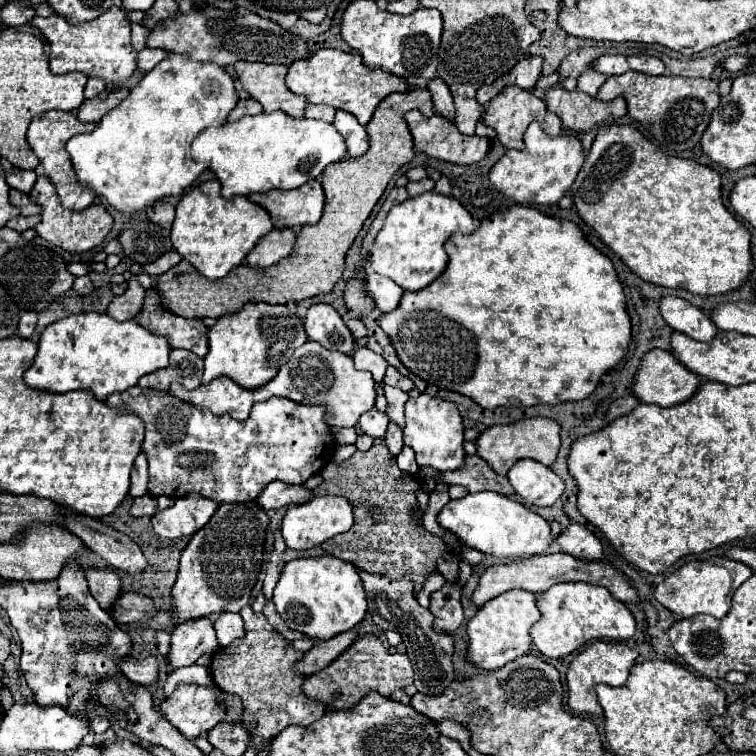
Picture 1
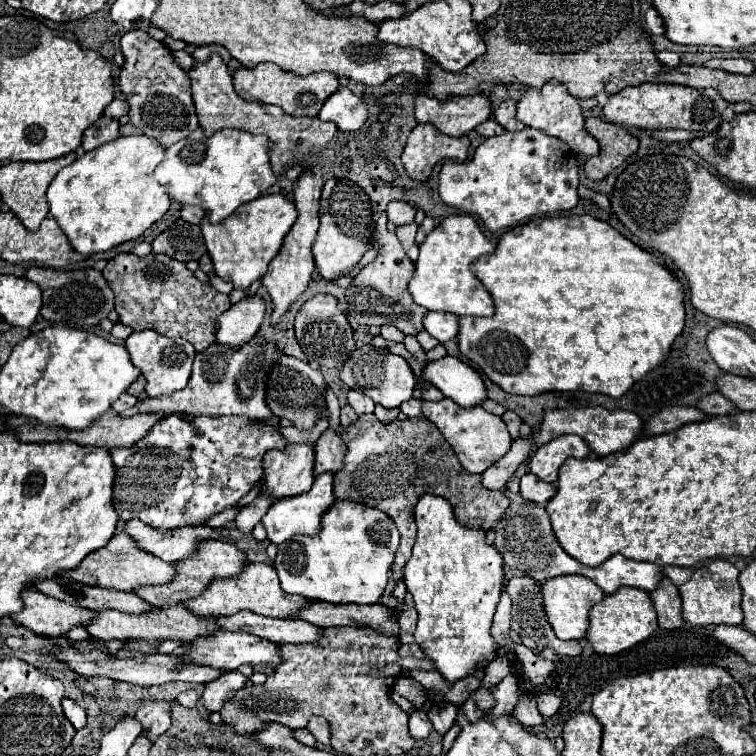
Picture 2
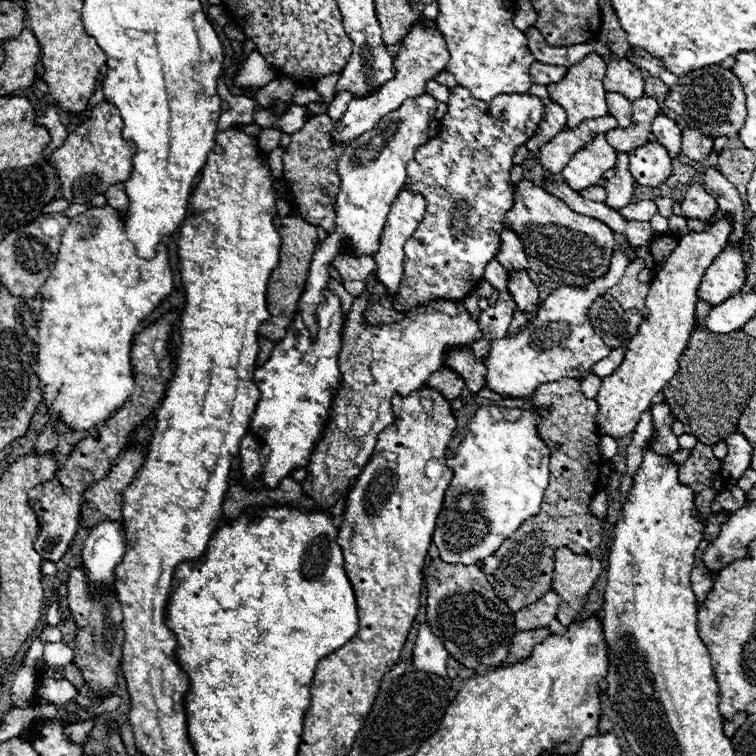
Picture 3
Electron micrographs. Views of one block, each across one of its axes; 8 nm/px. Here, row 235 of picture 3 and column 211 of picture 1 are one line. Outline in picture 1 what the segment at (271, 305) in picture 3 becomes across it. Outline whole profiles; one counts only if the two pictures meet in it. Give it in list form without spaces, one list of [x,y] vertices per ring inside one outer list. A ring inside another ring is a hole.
[[[408,84],[406,92],[390,94],[378,104],[372,120],[366,124],[370,136],[368,152],[360,158],[344,158],[334,162],[322,172],[320,182],[326,196],[324,214],[318,224],[300,228],[294,250],[288,258],[280,260],[280,264],[274,264],[272,268],[266,268],[264,272],[256,272],[254,268],[248,268],[248,264],[242,264],[220,280],[210,280],[198,274],[190,262],[182,260],[178,266],[158,276],[156,288],[164,298],[164,306],[184,318],[220,318],[240,310],[248,302],[286,304],[290,300],[298,302],[330,292],[344,272],[346,252],[360,232],[364,220],[370,216],[392,176],[414,158],[412,134],[404,120],[404,114],[414,108],[422,114],[434,114],[434,102],[428,88]]]

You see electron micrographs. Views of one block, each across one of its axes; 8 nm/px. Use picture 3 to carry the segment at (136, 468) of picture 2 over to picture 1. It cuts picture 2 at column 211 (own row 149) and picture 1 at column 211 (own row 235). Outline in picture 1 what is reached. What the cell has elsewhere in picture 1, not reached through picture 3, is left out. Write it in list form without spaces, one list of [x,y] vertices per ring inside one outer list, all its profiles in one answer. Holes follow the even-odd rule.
[[[132,386],[126,392],[108,396],[106,404],[110,408],[126,408],[142,418],[146,426],[142,450],[148,456],[148,492],[152,496],[182,498],[196,492],[216,502],[254,500],[264,490],[264,486],[274,480],[282,480],[286,484],[304,484],[312,474],[320,472],[336,452],[330,426],[324,422],[326,408],[298,404],[282,396],[272,396],[270,400],[254,404],[246,422],[238,422],[230,416],[216,416],[208,410],[198,410],[182,400],[176,400],[168,392],[140,386]]]

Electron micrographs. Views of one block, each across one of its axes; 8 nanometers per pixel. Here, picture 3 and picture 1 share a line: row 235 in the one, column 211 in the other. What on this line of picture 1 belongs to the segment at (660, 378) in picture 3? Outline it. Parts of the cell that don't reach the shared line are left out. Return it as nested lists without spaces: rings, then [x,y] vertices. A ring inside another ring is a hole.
[[[180,684],[176,692],[160,704],[160,714],[188,740],[208,734],[224,720],[224,708],[216,704],[216,686],[202,688],[196,684]]]

